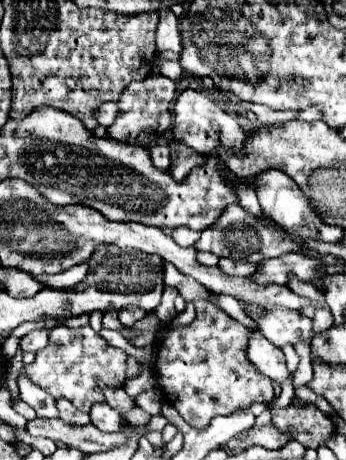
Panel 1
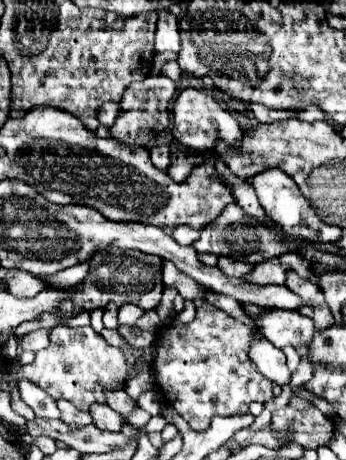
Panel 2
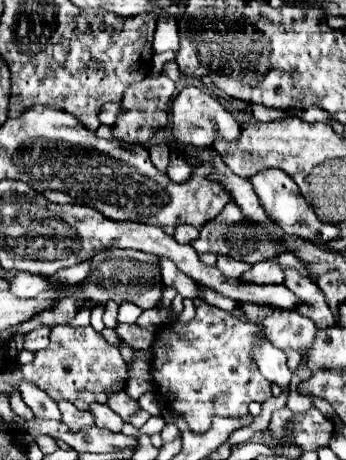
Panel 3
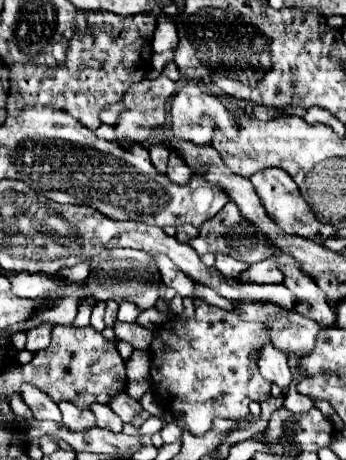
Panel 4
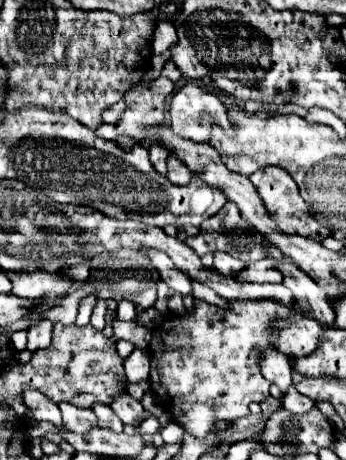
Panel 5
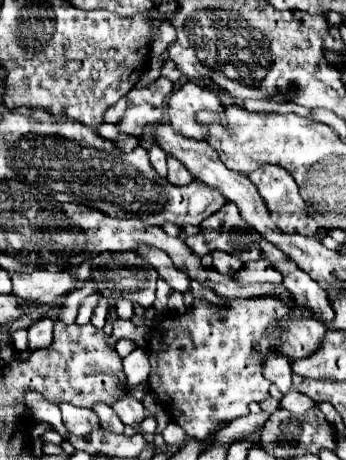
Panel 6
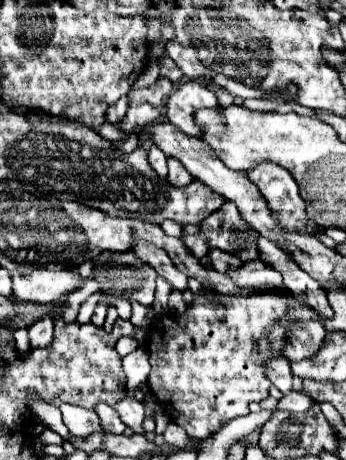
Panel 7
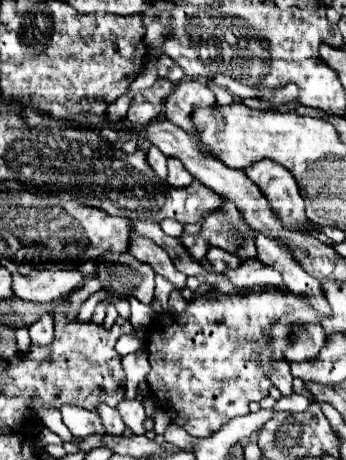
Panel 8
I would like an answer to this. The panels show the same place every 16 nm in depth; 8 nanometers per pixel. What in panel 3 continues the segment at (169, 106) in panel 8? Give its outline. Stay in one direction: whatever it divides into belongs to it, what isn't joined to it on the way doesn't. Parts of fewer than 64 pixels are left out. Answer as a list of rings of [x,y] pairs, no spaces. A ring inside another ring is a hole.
[[[196,86],[182,88],[172,102],[172,134],[176,136],[176,140],[182,144],[190,144],[194,148],[212,148],[216,132],[220,132],[228,142],[236,140],[240,136],[240,116],[232,116],[220,104],[220,100],[204,94]]]

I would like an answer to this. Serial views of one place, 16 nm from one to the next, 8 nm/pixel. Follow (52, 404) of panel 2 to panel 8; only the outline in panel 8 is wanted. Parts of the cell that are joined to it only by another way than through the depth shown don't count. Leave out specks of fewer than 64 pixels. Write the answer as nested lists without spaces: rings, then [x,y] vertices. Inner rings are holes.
[[[36,406],[36,414],[38,414],[38,420],[44,424],[44,426],[48,426],[52,432],[56,432],[64,442],[72,442],[72,434],[70,434],[70,430],[64,426],[64,422],[62,422],[62,418],[60,418],[60,410],[56,410],[56,408],[46,408],[46,406]]]

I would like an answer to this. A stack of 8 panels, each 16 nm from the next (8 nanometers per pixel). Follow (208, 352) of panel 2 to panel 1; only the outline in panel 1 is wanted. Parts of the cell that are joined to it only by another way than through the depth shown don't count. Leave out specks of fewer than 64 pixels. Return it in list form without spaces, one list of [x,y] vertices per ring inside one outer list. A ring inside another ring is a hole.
[[[196,300],[194,306],[196,320],[166,332],[158,344],[154,372],[164,400],[168,400],[192,428],[204,430],[214,416],[246,410],[254,402],[268,404],[274,398],[274,388],[272,380],[256,372],[256,366],[246,356],[250,330],[208,300]]]

